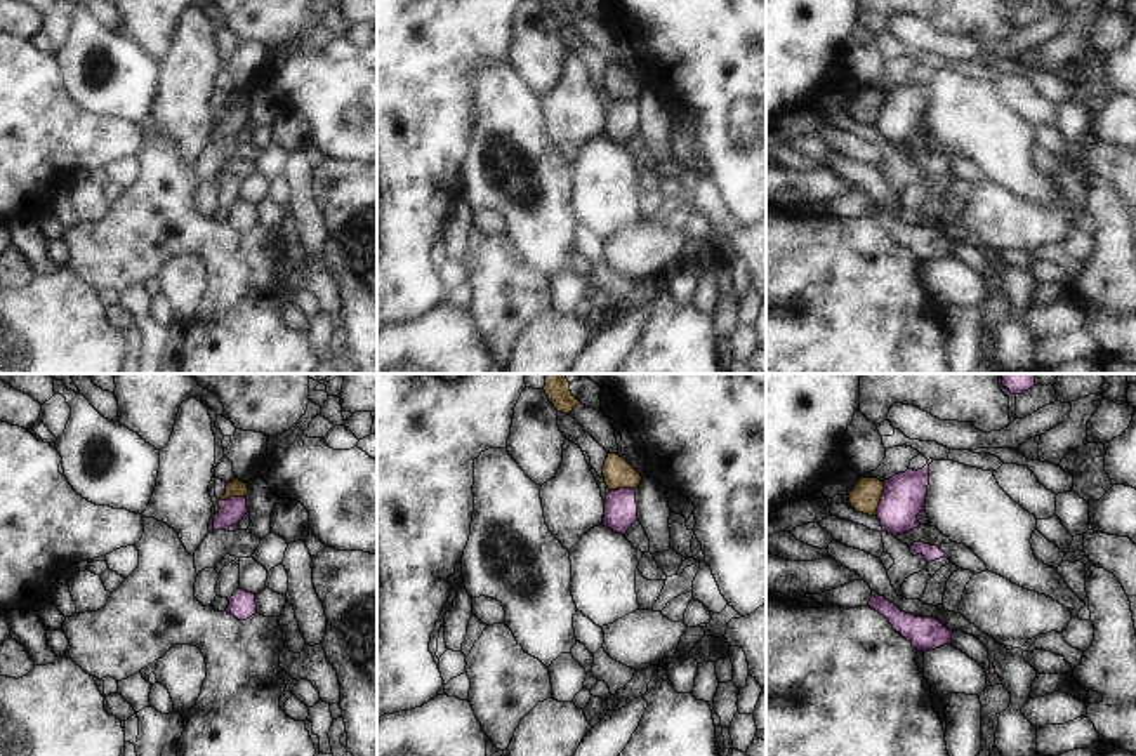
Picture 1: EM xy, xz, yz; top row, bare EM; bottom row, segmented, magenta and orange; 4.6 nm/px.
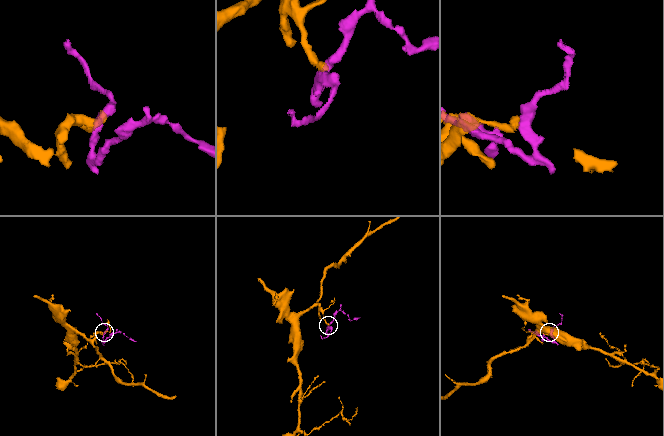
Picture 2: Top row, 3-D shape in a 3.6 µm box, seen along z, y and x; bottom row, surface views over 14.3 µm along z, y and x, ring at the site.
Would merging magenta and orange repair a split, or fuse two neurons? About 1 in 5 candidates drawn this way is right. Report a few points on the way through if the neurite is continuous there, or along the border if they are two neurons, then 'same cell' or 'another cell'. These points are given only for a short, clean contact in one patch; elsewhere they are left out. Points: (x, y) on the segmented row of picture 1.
border along xy (245, 497), (223, 499), (216, 513); another cell

